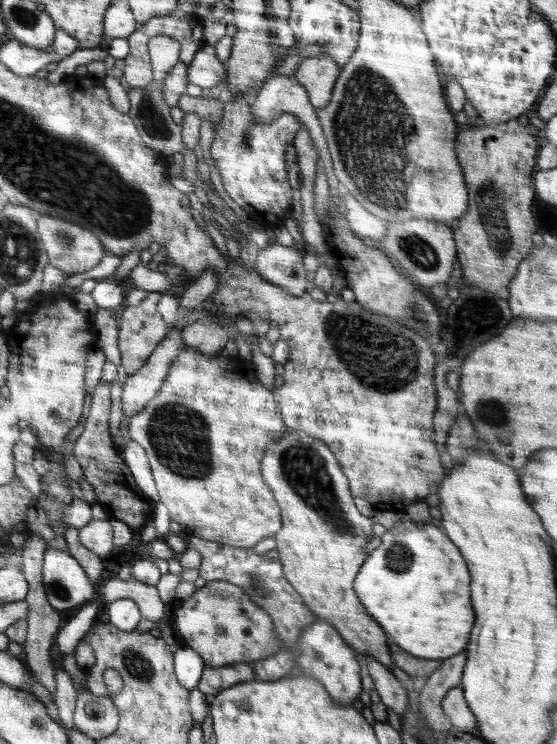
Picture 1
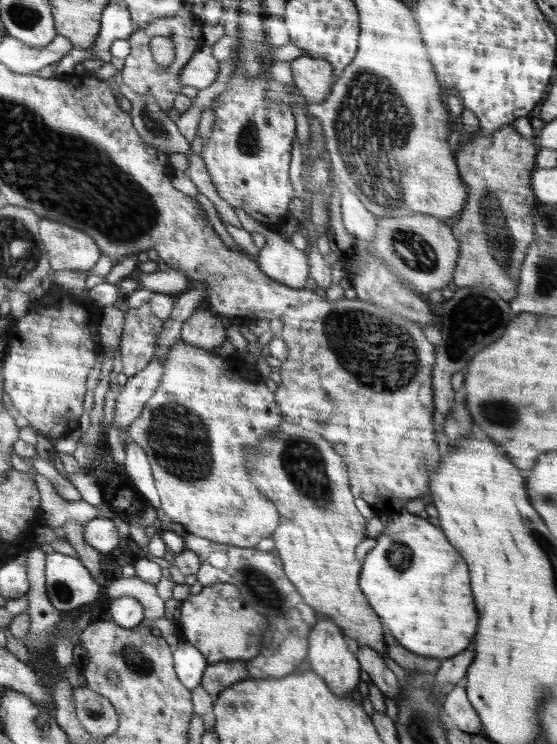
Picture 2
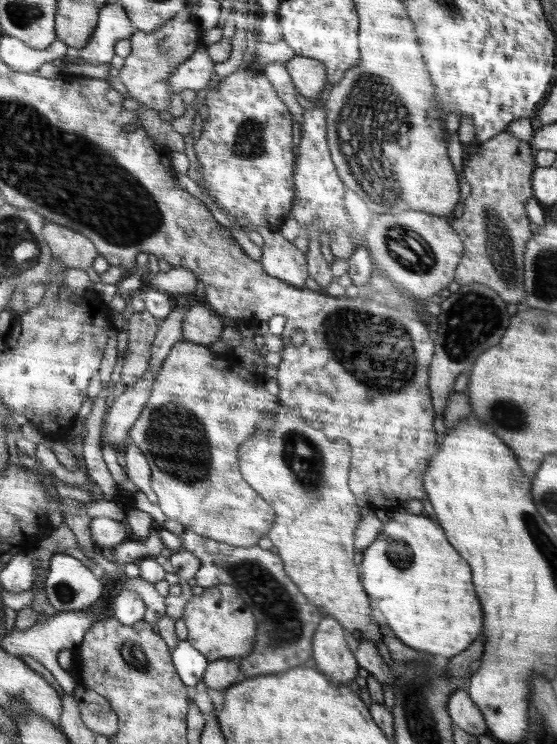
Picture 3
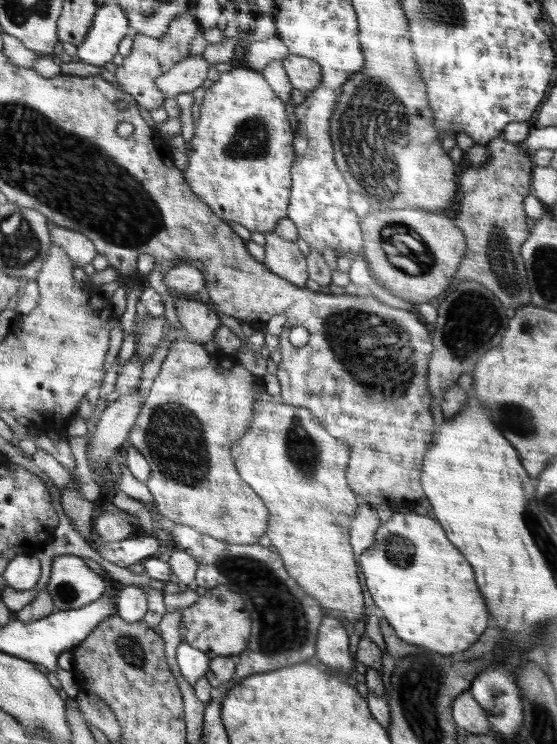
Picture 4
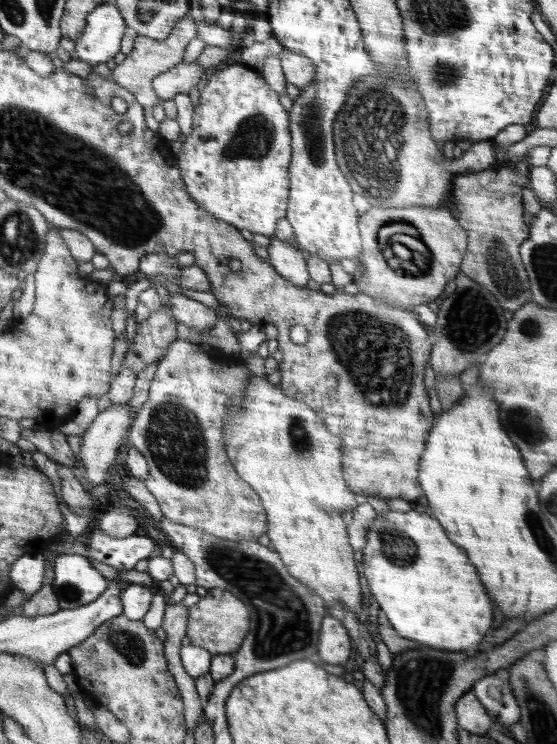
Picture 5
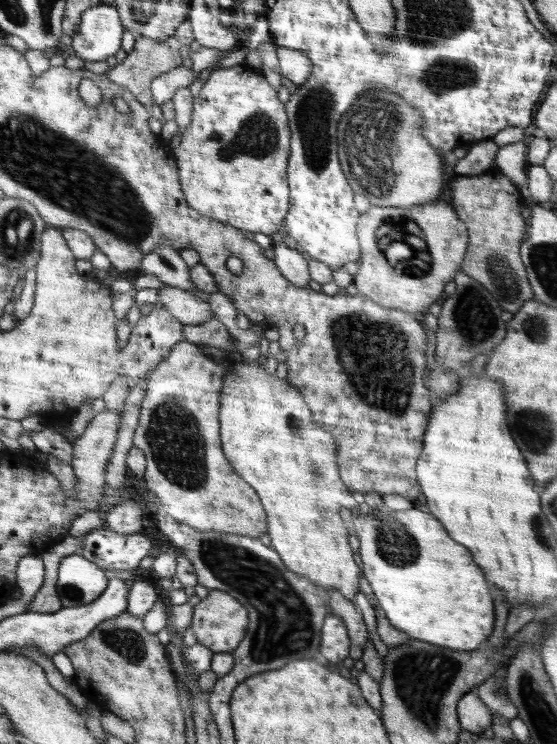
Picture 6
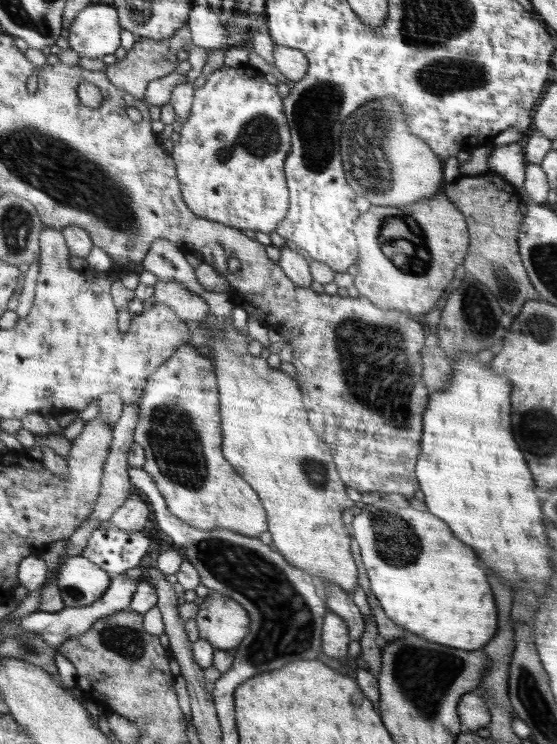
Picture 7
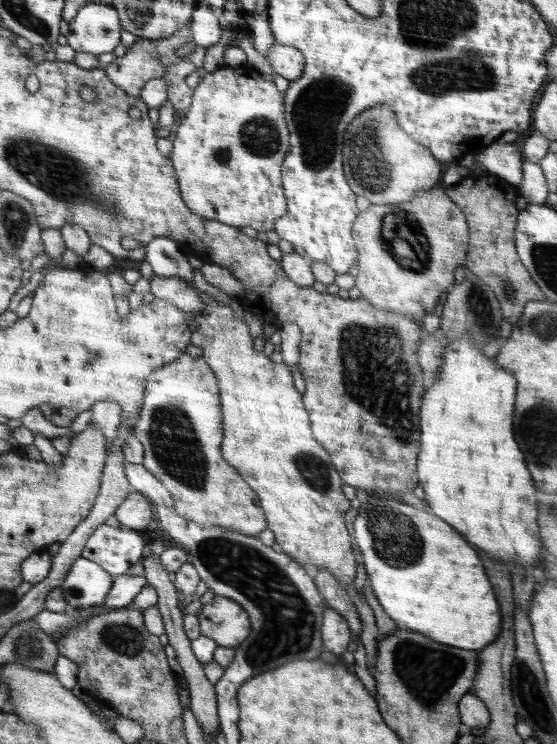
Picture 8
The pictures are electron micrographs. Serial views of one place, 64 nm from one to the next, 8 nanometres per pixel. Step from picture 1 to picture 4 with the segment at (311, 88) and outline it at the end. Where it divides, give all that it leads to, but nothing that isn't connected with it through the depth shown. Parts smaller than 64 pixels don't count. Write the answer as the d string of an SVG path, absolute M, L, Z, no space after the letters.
M290 53L282 59L282 63L293 88L304 94L318 88L321 68L315 60Z

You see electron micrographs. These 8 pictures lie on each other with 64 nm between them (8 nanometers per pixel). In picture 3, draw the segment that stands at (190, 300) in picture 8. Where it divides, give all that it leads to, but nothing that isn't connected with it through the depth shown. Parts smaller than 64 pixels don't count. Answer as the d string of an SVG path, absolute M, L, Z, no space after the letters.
M193 304L187 308L183 316L181 328L182 339L196 344L210 346L221 340L222 329L226 325L224 318L219 316L212 308Z

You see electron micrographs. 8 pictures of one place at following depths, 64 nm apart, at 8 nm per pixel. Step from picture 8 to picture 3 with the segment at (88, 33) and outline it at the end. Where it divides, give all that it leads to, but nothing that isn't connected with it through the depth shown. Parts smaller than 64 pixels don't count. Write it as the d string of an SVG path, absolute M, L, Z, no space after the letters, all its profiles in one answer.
M108 2L100 9L97 25L86 47L82 47L79 56L86 63L93 65L112 61L116 42L129 38L134 33L125 8L119 2Z

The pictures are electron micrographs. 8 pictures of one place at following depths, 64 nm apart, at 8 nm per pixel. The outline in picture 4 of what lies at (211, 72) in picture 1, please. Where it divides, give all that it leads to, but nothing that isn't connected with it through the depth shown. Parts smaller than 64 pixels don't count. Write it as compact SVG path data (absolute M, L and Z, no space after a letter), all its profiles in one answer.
M191 56L175 64L168 72L155 81L157 87L165 94L165 98L194 91L208 84L208 63L202 56Z

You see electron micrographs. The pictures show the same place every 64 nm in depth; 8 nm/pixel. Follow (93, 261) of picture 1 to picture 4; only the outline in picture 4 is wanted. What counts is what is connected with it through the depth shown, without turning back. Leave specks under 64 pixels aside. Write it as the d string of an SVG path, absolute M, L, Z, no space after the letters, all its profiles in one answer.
M54 224L49 225L48 232L51 244L62 248L75 266L83 268L97 255L92 241L81 232L74 232L74 229L54 226Z

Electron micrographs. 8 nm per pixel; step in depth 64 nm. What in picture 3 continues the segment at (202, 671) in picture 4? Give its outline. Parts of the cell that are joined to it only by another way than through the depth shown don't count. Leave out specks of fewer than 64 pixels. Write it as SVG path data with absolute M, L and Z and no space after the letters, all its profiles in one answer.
M187 640L180 641L171 652L175 672L189 689L203 680L203 674L208 669L209 660Z

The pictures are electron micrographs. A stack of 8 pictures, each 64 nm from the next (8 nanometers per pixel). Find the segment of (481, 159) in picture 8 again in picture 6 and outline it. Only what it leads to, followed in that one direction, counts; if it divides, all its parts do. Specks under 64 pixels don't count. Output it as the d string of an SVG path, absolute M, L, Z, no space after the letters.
M536 135L499 147L494 162L494 168L508 176L510 182L514 182L520 192L526 192L526 186L528 185L523 172L527 170L527 167L524 167L524 158L528 150L527 146L533 137L536 137Z

